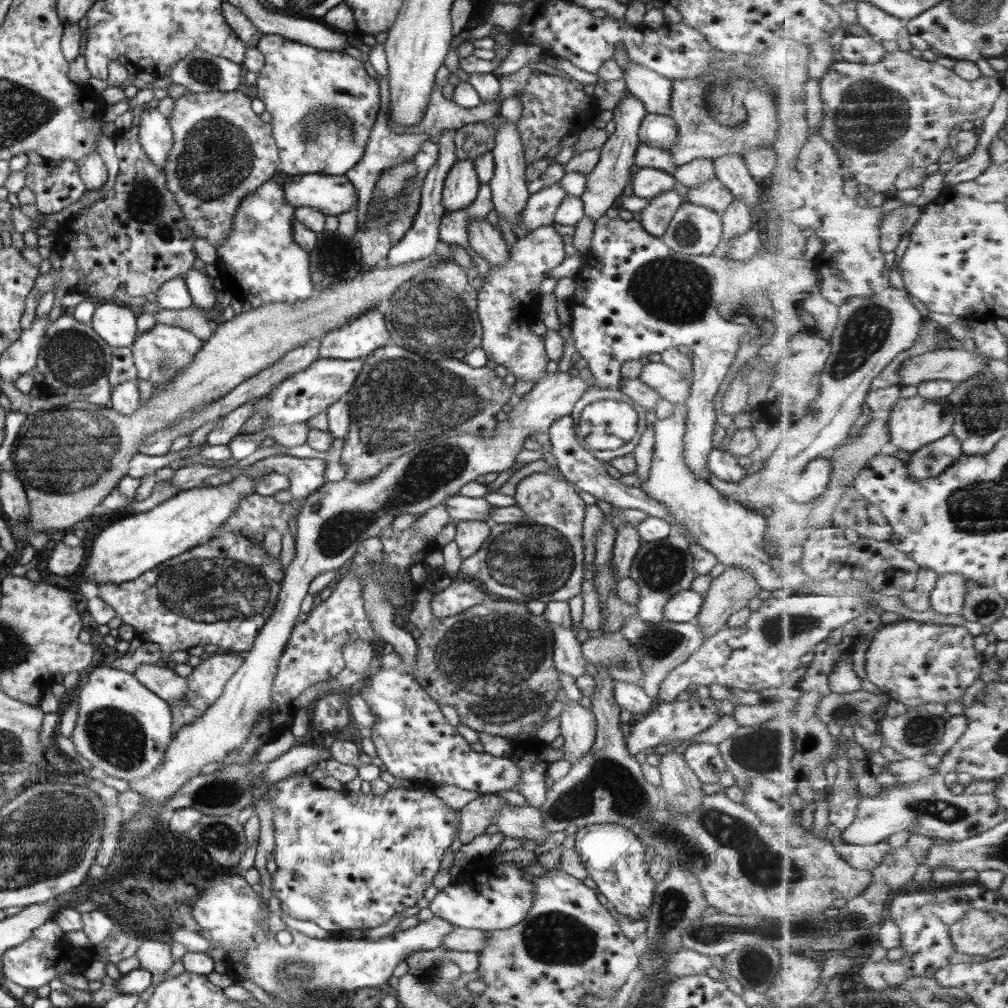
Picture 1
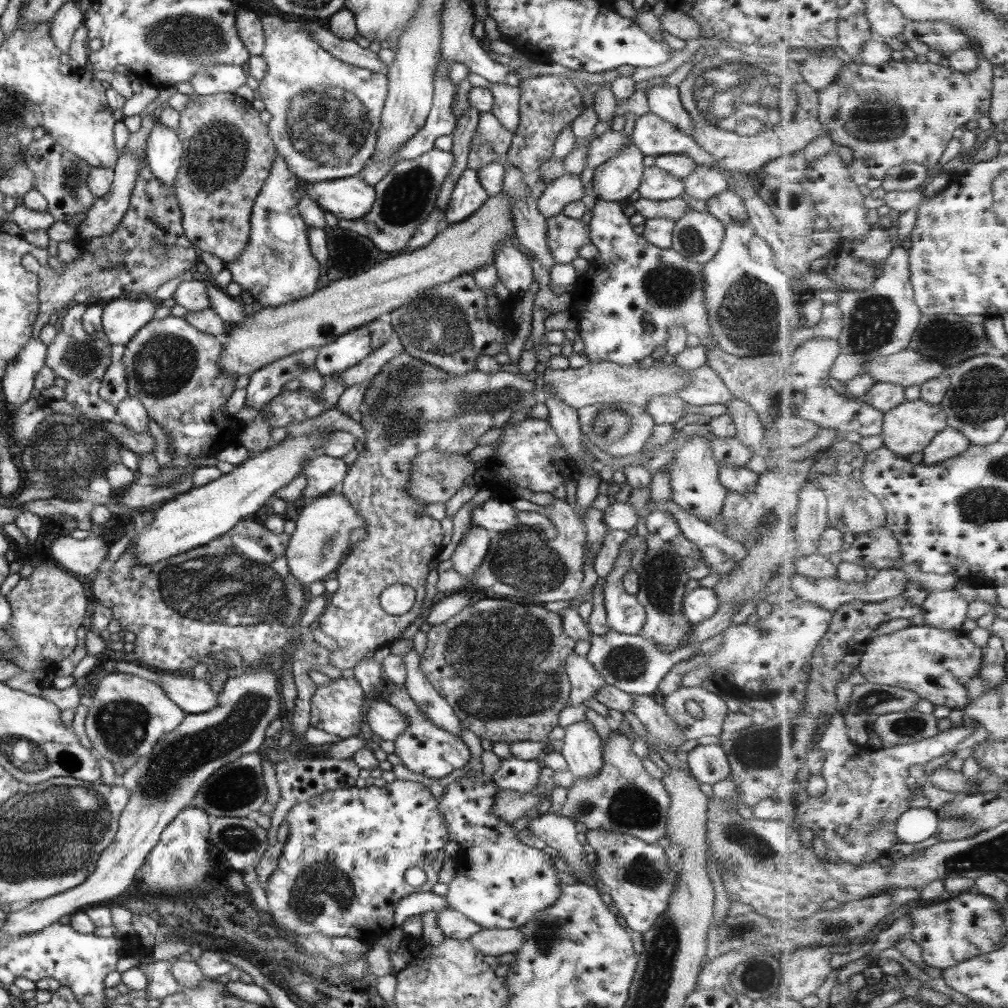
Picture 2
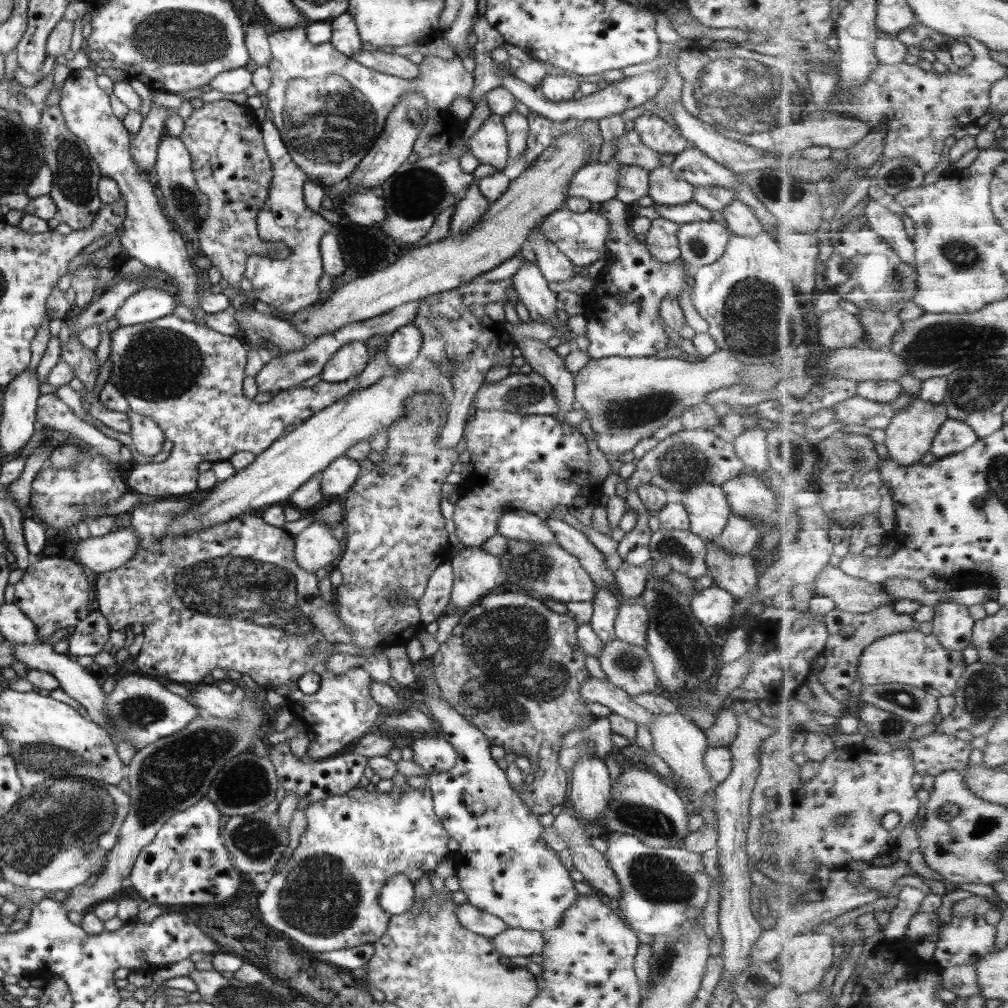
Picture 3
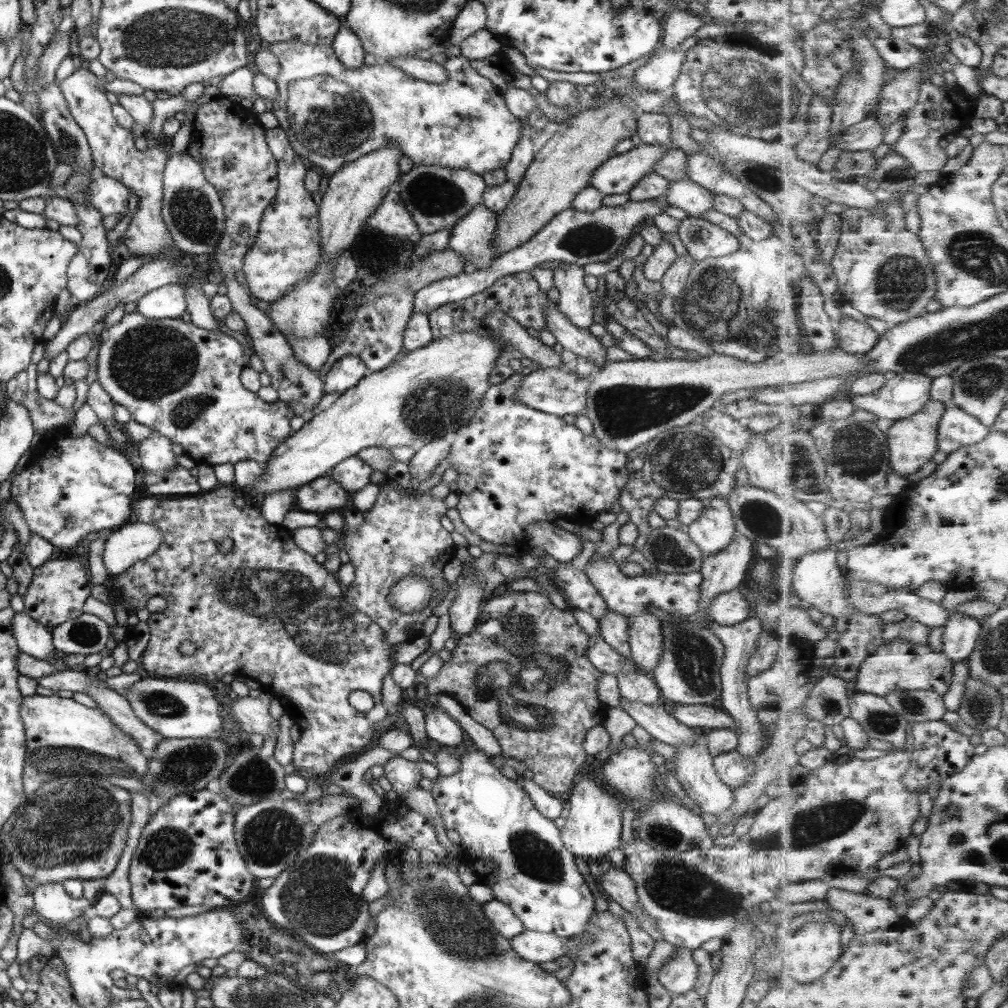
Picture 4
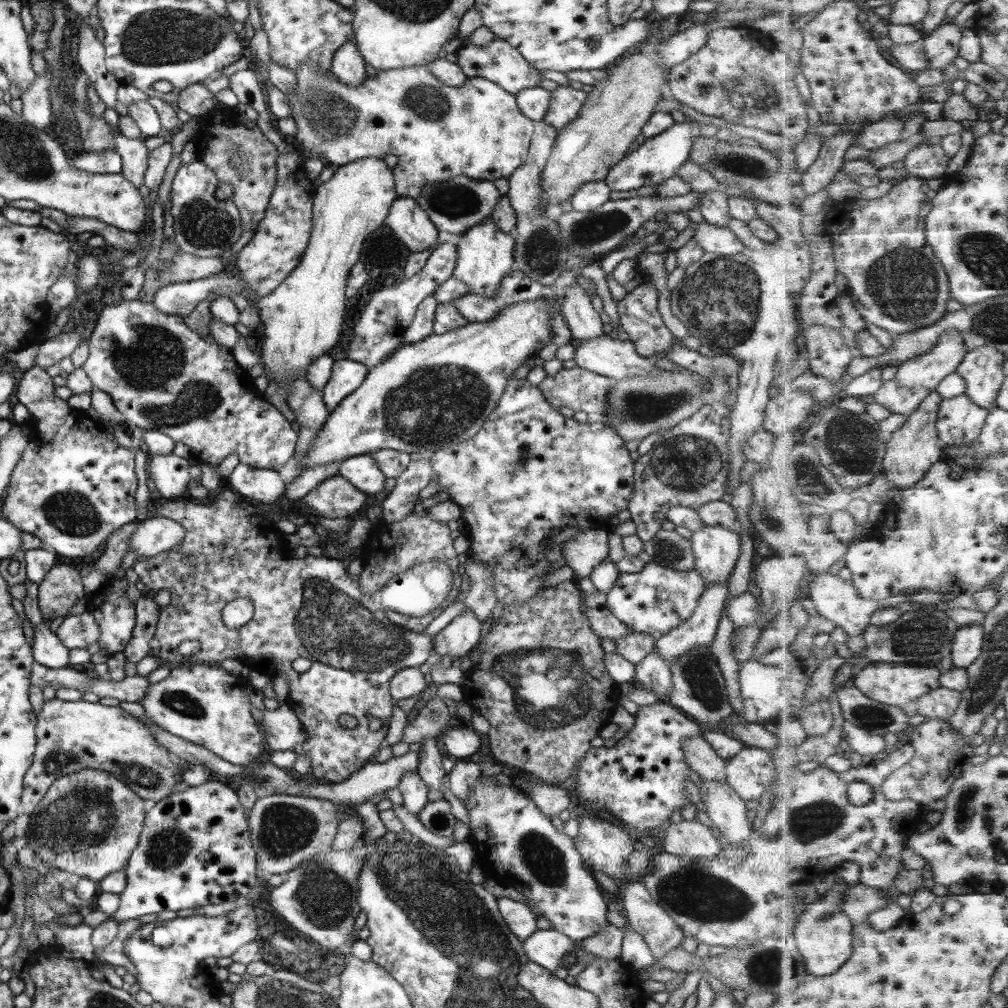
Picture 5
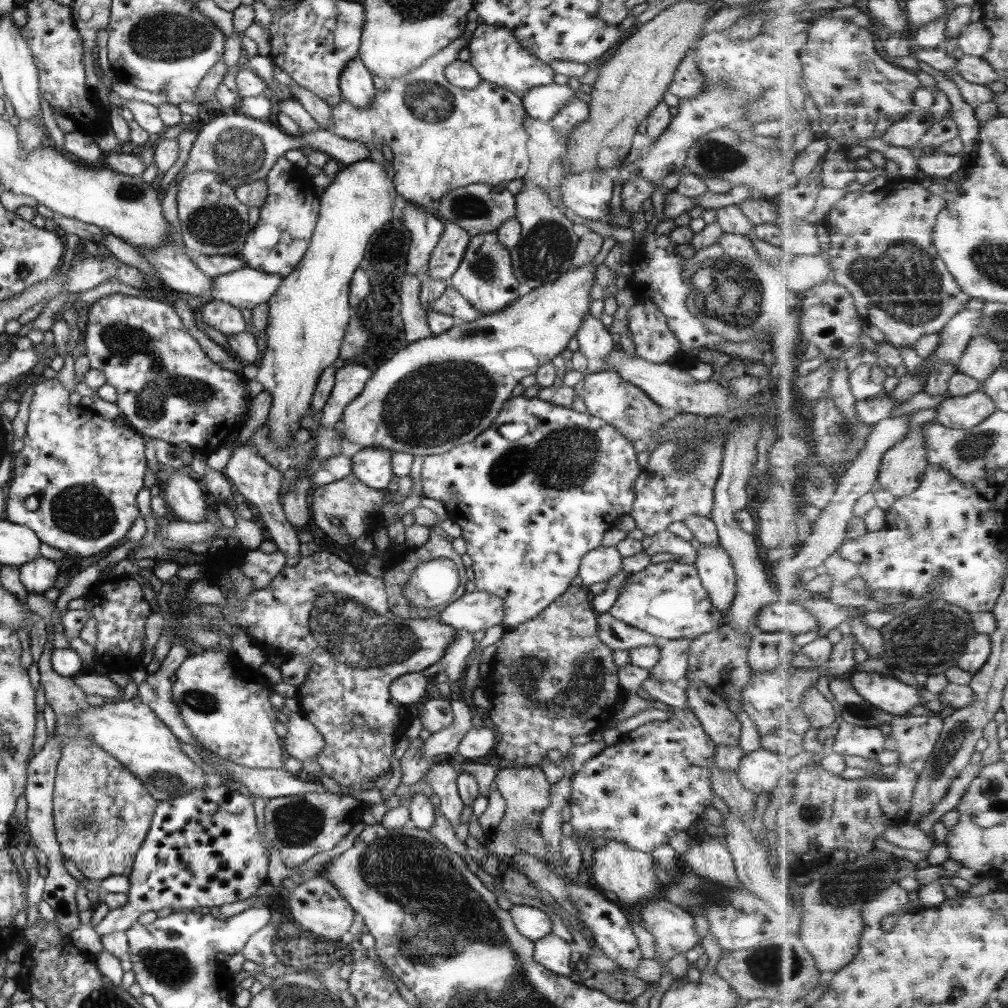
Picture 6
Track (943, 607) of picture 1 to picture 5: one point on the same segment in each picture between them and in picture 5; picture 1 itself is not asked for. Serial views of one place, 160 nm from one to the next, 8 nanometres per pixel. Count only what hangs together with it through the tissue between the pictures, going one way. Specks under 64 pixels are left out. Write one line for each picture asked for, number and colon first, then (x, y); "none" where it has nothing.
2: (947, 609)
3: (953, 625)
4: (961, 633)
5: (969, 641)

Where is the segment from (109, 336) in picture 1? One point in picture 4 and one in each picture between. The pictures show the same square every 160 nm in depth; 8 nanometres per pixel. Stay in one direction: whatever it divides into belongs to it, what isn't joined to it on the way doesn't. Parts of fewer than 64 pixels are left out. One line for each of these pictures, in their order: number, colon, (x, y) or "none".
2: (121, 318)
3: (153, 302)
4: (167, 302)

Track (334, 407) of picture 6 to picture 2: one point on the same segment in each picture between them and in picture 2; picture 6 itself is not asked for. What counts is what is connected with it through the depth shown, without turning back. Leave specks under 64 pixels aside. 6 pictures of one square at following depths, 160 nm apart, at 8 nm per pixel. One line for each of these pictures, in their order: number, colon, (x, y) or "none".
2: (350, 348)
3: (349, 360)
4: (344, 373)
5: (346, 375)

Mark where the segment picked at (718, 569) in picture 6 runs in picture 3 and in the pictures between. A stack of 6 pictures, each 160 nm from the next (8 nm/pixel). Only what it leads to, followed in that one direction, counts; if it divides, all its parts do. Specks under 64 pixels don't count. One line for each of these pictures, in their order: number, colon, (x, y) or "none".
3: (705, 503)
4: (712, 529)
5: (715, 548)

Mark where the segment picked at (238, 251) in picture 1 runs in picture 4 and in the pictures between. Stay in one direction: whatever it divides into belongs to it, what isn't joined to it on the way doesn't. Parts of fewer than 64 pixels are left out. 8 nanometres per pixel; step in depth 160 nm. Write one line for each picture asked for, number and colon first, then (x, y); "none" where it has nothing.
2: (275, 266)
3: (289, 284)
4: (286, 249)

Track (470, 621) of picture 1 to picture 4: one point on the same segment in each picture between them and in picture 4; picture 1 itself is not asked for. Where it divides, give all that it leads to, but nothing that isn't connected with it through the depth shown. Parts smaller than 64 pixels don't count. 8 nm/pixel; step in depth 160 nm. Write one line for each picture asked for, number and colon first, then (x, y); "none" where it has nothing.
2: (499, 665)
3: (511, 667)
4: (522, 672)

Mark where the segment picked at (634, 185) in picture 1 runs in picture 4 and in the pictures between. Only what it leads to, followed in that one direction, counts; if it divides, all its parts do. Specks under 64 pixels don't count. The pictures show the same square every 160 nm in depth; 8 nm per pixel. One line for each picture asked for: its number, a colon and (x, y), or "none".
2: (655, 184)
3: (664, 188)
4: (693, 199)

